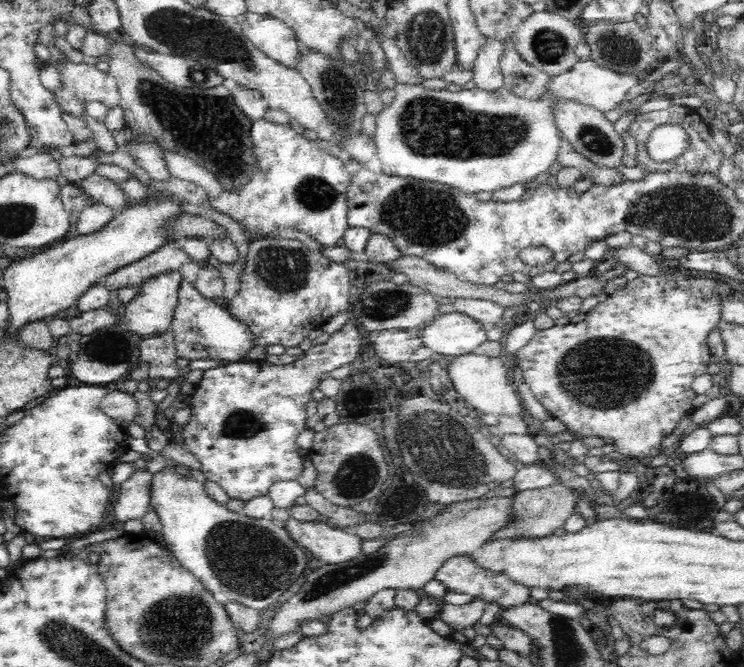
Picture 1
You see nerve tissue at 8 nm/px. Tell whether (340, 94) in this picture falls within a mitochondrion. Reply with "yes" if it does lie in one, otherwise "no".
yes

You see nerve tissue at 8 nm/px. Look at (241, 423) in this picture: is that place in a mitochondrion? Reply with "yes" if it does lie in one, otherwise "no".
yes

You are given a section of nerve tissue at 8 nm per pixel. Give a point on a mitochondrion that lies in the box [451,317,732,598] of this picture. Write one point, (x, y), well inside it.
(605, 371)

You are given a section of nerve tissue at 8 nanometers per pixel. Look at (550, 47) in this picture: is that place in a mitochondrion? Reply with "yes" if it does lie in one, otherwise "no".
yes

